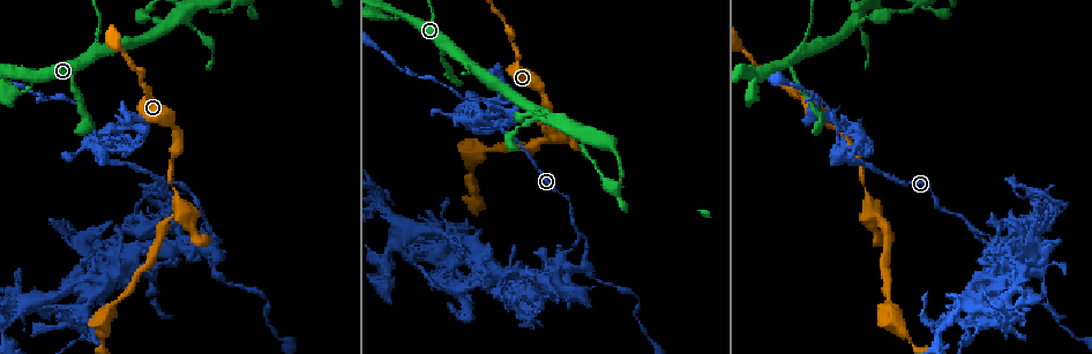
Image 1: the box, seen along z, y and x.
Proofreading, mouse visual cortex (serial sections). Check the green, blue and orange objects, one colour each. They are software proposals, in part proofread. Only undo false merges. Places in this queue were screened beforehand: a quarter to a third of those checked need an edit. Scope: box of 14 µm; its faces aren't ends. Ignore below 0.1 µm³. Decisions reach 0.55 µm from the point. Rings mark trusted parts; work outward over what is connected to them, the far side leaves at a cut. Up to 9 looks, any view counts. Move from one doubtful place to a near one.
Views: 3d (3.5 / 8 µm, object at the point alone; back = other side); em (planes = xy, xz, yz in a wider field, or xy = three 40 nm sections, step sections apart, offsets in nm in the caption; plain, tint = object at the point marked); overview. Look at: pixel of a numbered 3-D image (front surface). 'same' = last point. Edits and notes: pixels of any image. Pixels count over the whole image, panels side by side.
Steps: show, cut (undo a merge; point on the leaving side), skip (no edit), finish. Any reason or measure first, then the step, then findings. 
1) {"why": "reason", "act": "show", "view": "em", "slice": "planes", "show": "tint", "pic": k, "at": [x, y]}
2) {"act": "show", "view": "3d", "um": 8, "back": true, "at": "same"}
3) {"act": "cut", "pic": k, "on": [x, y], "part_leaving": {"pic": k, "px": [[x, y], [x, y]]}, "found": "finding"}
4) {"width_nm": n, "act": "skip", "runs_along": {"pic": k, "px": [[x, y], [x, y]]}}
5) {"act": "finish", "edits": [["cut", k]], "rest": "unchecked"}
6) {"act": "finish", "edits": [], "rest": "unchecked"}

{"why": "a narrow waist", "act": "show", "view": "3d", "um": 8, "pic": 1, "at": [863, 162]}

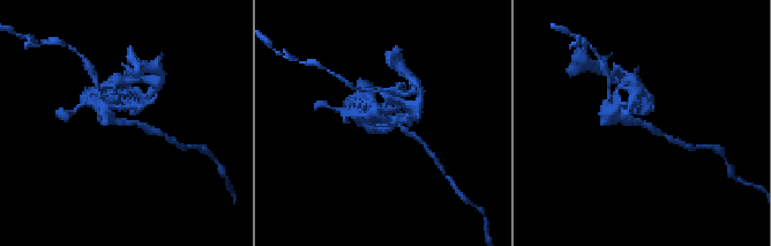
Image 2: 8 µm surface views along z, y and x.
{"arm_widths_nm": [150, 200], "act": "show", "view": "em", "slice": "xy", "step": 1, "show": "tint", "pic": 2, "at": [135, 122]}

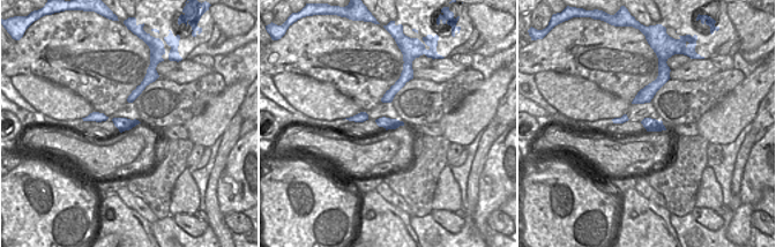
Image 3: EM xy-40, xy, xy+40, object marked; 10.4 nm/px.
{"act": "cut", "pic": 2, "on": [124, 104], "part_leaving": {"pic": 2, "px": [[624, 119], [615, 112], [635, 88]]}, "found": "two cells meet here"}

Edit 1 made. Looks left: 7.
{"act": "show", "view": "overview"}

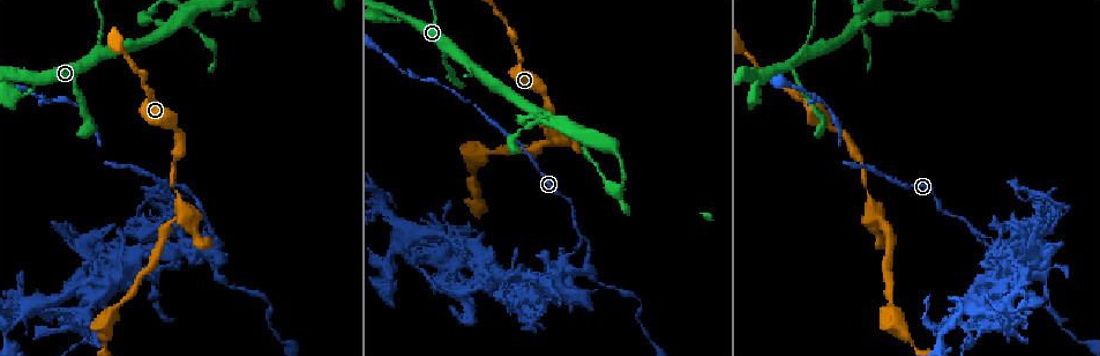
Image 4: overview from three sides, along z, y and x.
{"why": "branch point", "act": "show", "view": "3d", "um": 3.5, "back": true, "pic": 4, "at": [876, 225]}

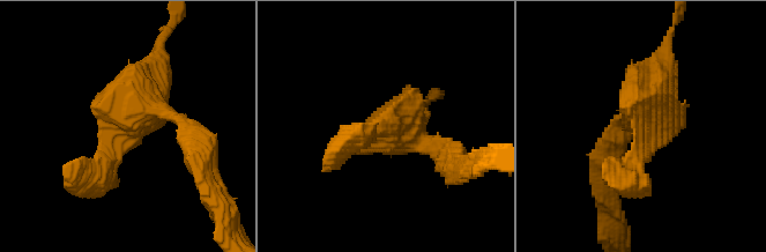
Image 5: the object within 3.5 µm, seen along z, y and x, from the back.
{"why": "now the EM", "act": "show", "view": "em", "slice": "xy", "step": 2, "show": "tint", "pic": 5, "at": [130, 122]}

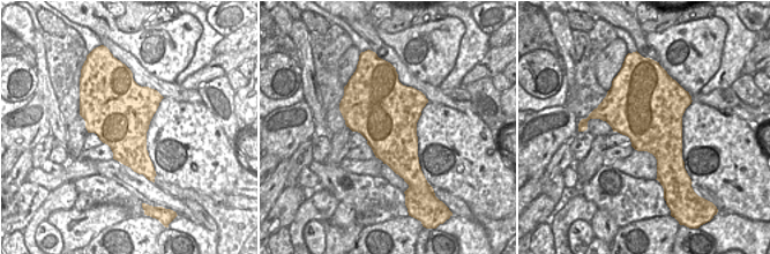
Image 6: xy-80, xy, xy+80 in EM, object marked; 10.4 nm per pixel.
{"act": "show", "view": "em", "slice": "xy", "step": 3, "show": "tint", "at": "same"}

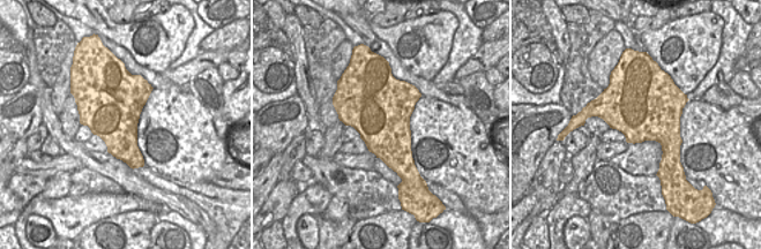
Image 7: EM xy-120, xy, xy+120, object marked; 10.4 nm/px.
{"act": "skip", "runs_along": {"pic": 5, "px": [[667, 39], [652, 96], [610, 146]]}, "found": "all the same cell"}

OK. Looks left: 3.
{"why": "three arms meet", "act": "show", "view": "3d", "um": 3.5, "pic": 4, "at": [588, 266]}

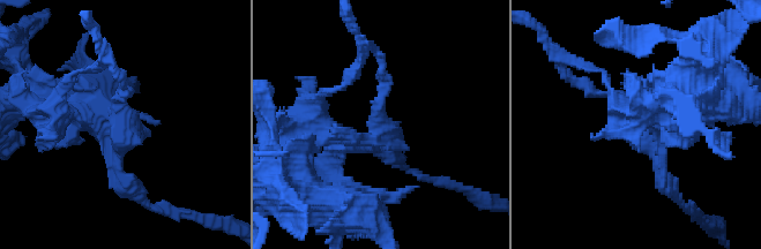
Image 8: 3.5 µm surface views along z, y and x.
{"arms": 3, "arm_widths_nm": [150, 200, 250], "act": "show", "view": "em", "slice": "planes", "show": "tint", "pic": 8, "at": [378, 125]}

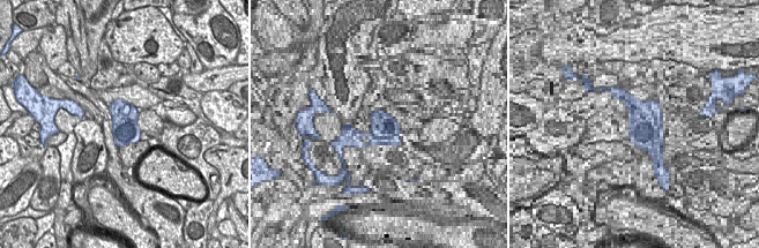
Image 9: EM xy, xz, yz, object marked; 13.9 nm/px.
{"why": "another direction", "act": "show", "view": "em", "slice": "xy", "step": 3, "show": "tint", "at": "same"}

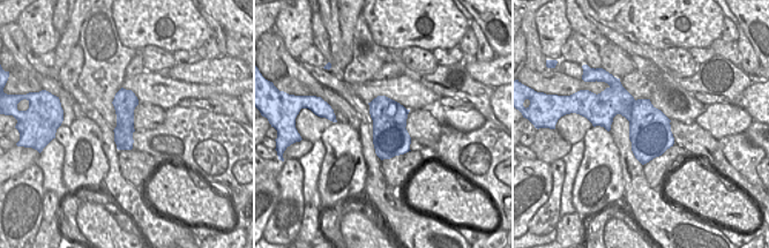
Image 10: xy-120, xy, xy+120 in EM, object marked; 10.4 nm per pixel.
{"act": "cut", "pic": 8, "on": [649, 90], "found": "a second cell is stuck on"}

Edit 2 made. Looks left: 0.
{"act": "finish", "edits": [["cut", 2], ["cut", 8]], "rest": "unchecked"}

